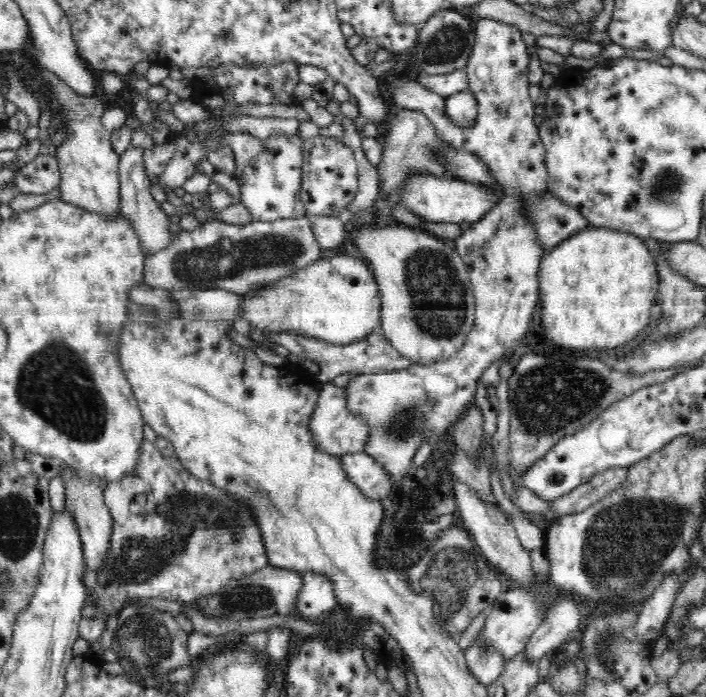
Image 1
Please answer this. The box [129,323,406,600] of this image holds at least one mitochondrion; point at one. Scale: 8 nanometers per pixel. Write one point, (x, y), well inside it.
(261, 494)

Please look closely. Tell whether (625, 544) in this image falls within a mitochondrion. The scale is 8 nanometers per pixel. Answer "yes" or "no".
yes

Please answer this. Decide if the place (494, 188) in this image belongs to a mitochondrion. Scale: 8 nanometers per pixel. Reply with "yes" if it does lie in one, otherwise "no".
no

